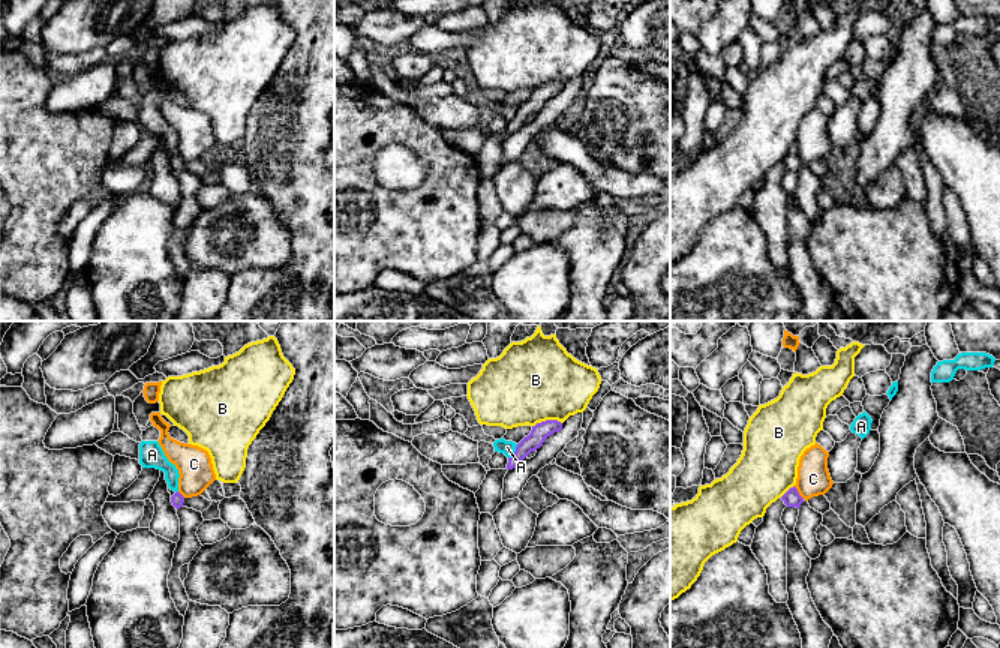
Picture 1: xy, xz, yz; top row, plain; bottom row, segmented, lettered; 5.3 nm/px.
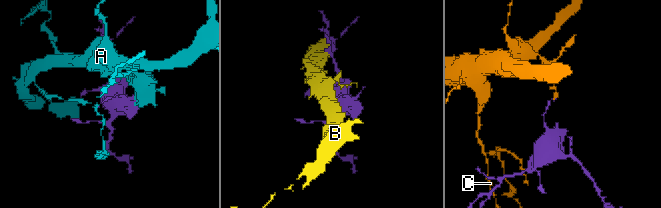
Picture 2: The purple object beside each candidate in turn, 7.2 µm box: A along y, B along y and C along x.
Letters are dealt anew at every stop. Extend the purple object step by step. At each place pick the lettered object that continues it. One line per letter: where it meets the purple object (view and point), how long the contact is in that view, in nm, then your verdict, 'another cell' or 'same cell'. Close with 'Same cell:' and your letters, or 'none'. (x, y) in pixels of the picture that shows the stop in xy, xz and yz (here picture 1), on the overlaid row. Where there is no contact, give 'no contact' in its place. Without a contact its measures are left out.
A: meets purple in xz at (514, 452); contact 90 nm long; another cell
B: meets purple in xz at (546, 420); contact 160 nm long; another cell
C: meets purple in yz at (798, 492); contact 90 nm long; another cell
Same cell: none

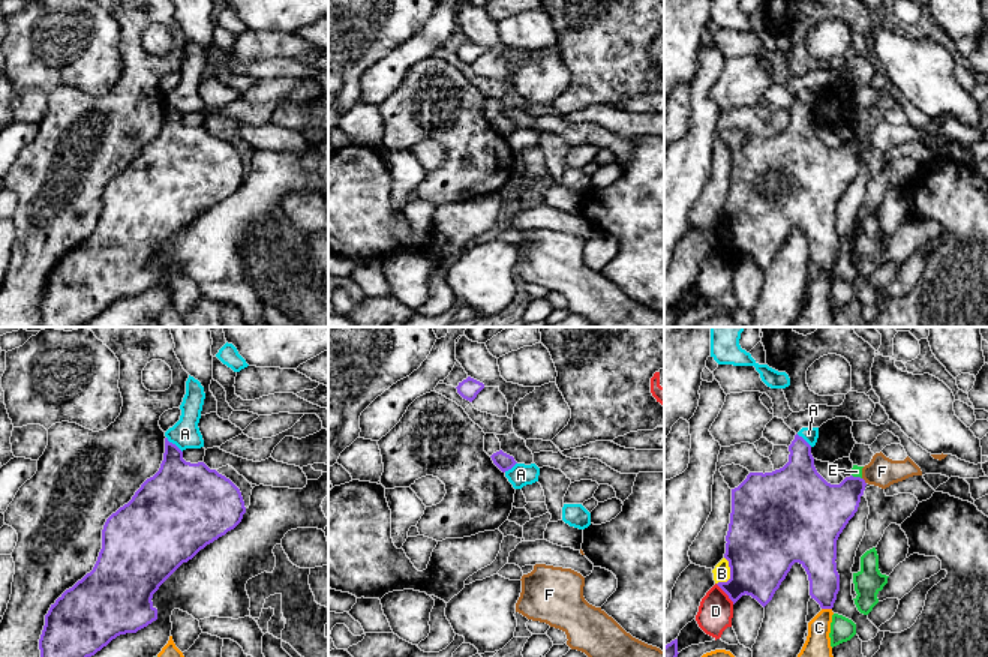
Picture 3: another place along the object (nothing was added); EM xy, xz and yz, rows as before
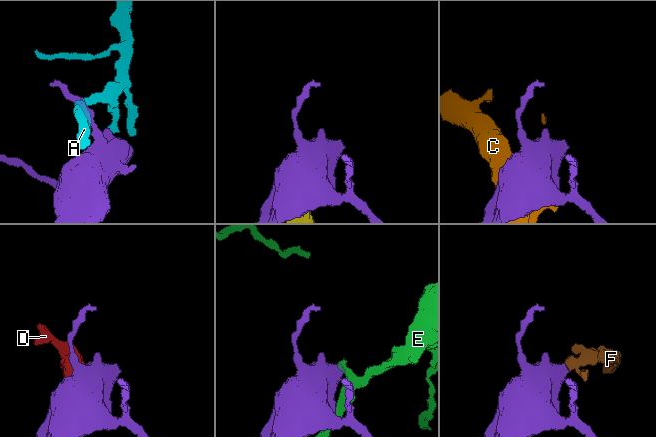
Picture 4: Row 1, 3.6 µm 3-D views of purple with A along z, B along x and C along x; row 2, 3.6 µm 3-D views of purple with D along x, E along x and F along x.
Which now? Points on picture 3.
A: meets purple in xy at (174, 444); contact 120 nm long; another cell
B: meets purple in yz at (730, 573); contact 160 nm long; another cell
C: meets purple in yz at (826, 608); contact 60 nm long; another cell
D: meets purple in yz at (726, 593); contact 150 nm long; another cell
E: meets purple in yz at (856, 477); contact 60 nm long; another cell
F: meets purple in yz at (864, 480); contact 40 nm long; same cell
Same cell: F

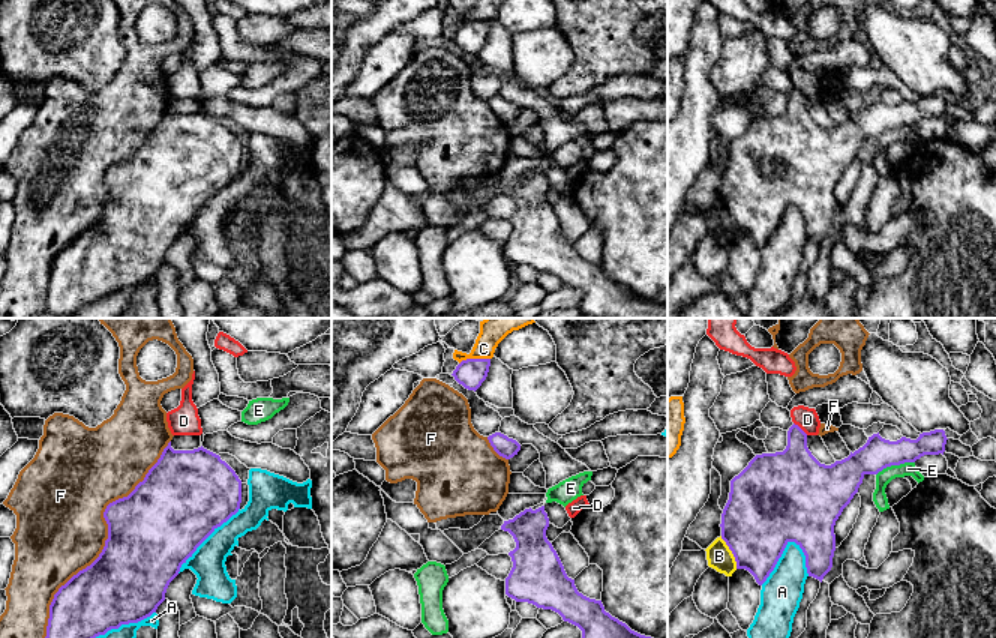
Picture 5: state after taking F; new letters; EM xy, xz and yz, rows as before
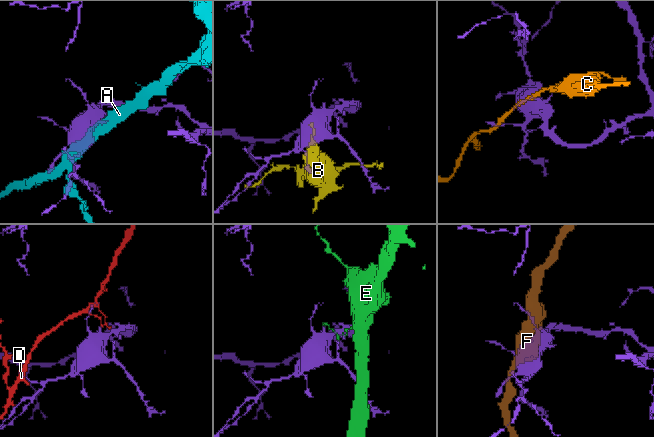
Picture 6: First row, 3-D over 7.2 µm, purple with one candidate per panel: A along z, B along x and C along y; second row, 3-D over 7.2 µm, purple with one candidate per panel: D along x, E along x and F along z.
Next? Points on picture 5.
A: meets purple in yz at (779, 557); contact 300 nm long; another cell
B: meets purple in yz at (732, 553); contact 200 nm long; another cell
C: meets purple in xz at (474, 359); contact 170 nm long; another cell
D: meets purple in yz at (800, 428); contact 100 nm long; another cell
E: meets purple in yz at (894, 464); contact 220 nm long; another cell
F: meets purple in xy at (108, 538); contact 1250 nm long; another cell
Same cell: none

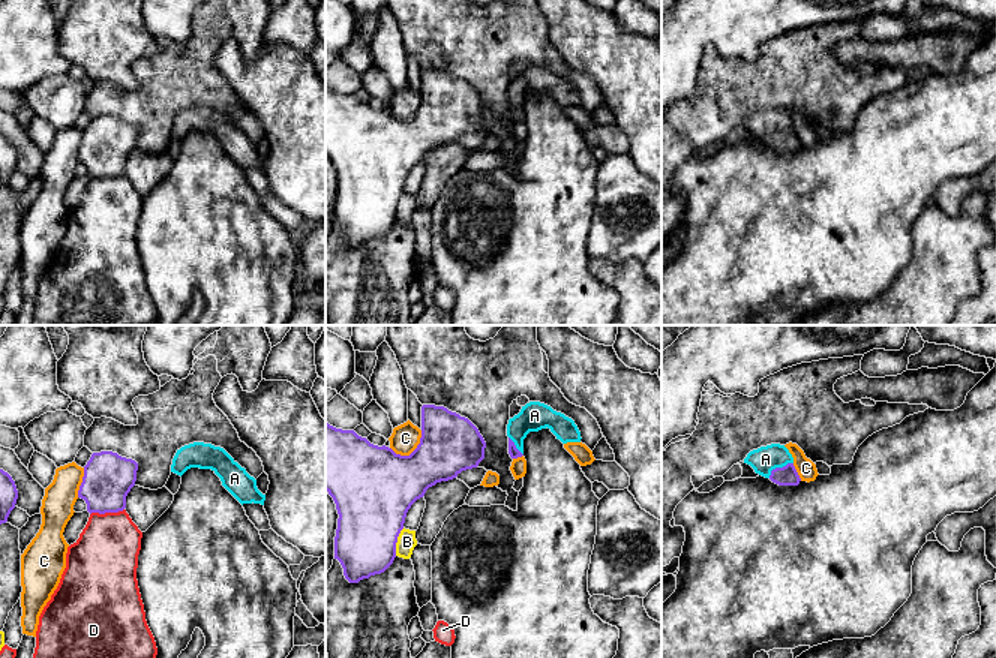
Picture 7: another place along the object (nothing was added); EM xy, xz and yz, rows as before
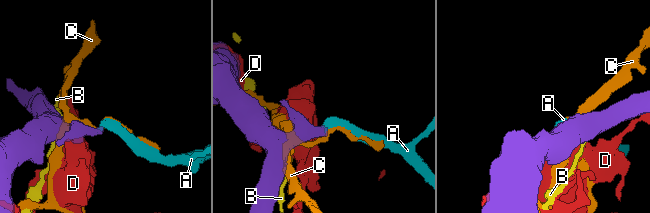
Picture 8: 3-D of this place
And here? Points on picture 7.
A: meets purple in yz at (779, 468); contact 160 nm long; same cell
B: meets purple in xz at (396, 541); contact 160 nm long; another cell
C: meets purple in xz at (413, 451); contact 200 nm long; another cell
D: meets purple in xy at (107, 511); contact 190 nm long; another cell
Same cell: A

